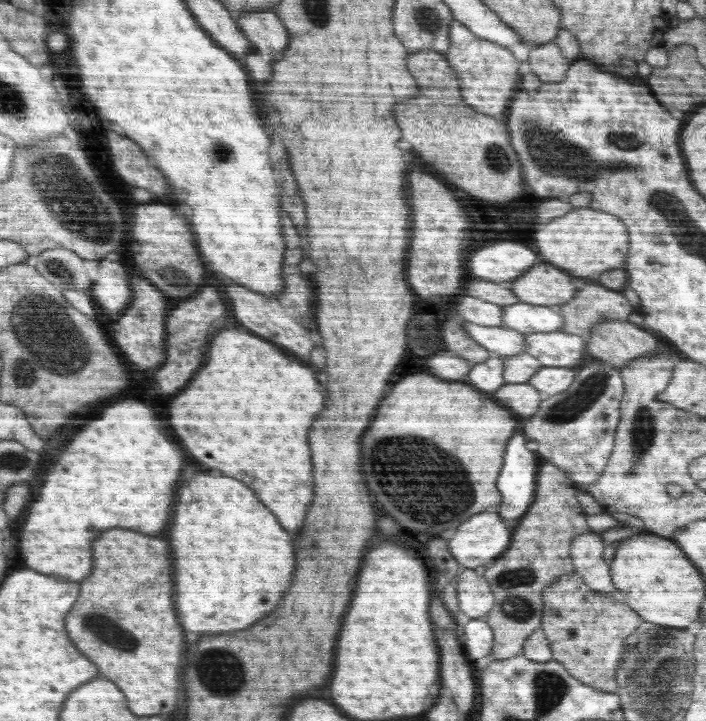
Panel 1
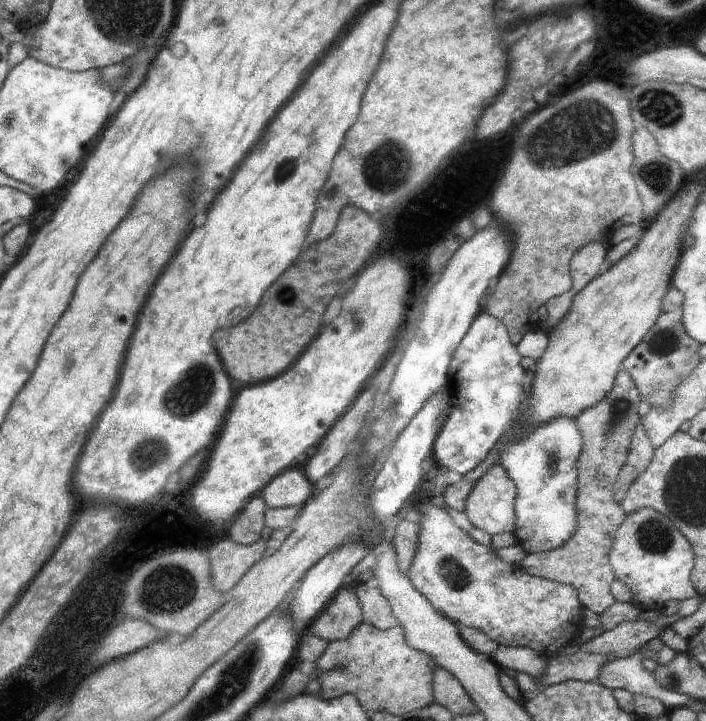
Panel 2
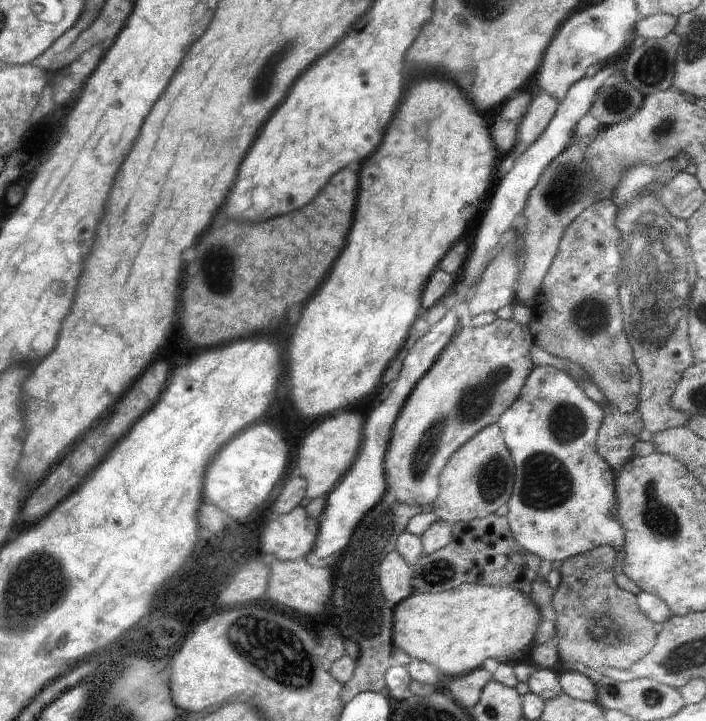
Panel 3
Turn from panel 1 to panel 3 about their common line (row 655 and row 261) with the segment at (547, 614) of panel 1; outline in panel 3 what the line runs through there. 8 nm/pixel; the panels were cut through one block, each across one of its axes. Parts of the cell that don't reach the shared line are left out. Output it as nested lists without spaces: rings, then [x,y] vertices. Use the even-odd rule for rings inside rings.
[[[610,198],[600,199],[565,229],[561,237],[560,251],[530,307],[532,320],[527,328],[533,334],[534,344],[551,356],[579,365],[606,400],[610,400],[622,413],[632,413],[637,411],[637,400],[640,399],[641,372],[633,358],[632,346],[628,343],[624,330],[625,316],[619,283],[624,263],[619,249],[621,232],[616,221],[616,202]]]

